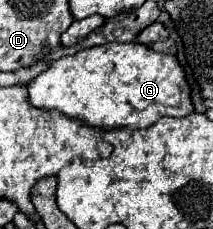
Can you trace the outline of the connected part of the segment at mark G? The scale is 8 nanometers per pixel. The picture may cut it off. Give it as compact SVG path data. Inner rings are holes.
M105 43L101 47L89 47L75 55L65 55L53 65L31 79L27 83L27 95L31 95L31 105L37 109L49 109L49 111L61 111L63 115L71 119L79 119L87 123L89 127L97 127L103 131L119 129L119 127L149 127L157 119L169 115L169 117L183 117L193 111L191 99L189 99L189 85L185 81L185 73L177 59L173 55L157 53L141 43Z

